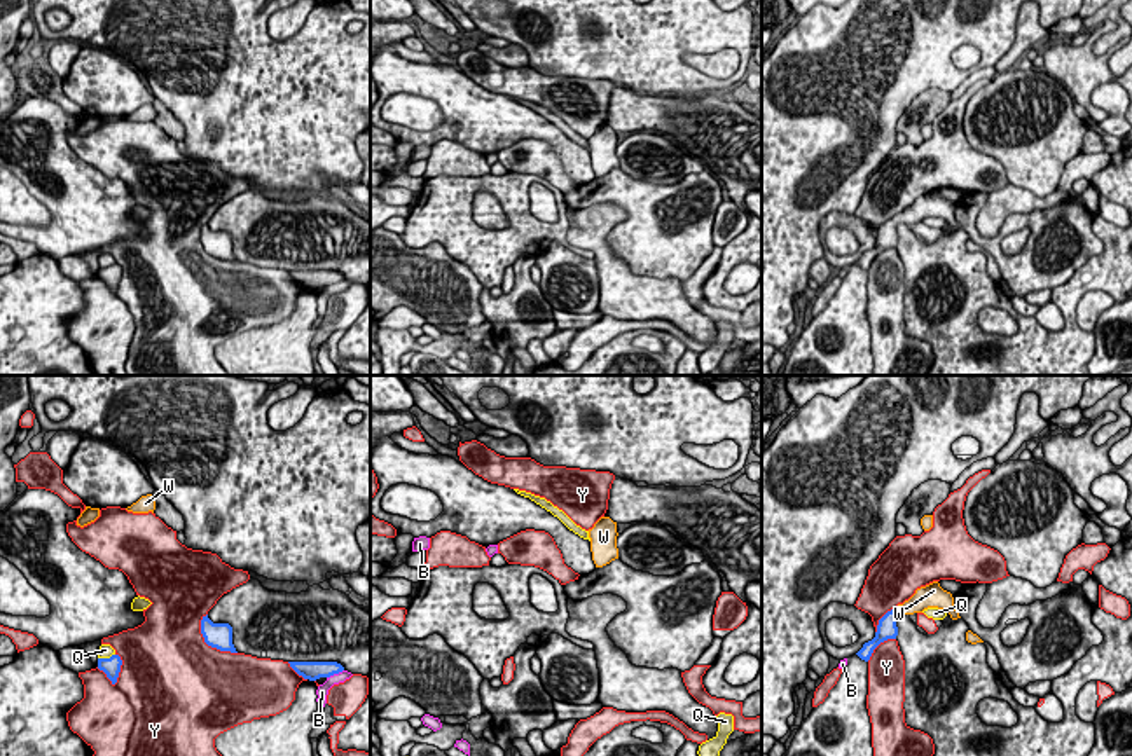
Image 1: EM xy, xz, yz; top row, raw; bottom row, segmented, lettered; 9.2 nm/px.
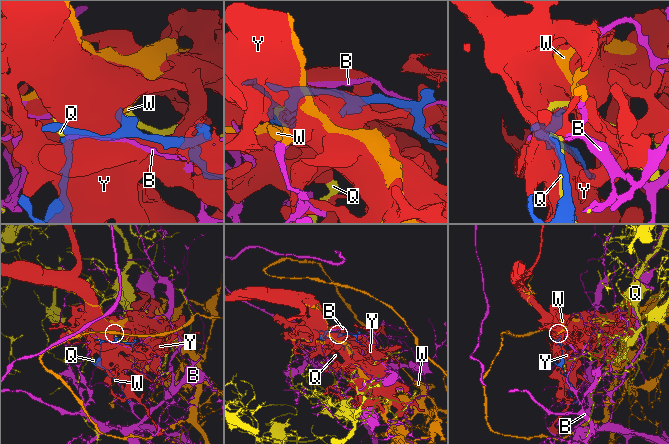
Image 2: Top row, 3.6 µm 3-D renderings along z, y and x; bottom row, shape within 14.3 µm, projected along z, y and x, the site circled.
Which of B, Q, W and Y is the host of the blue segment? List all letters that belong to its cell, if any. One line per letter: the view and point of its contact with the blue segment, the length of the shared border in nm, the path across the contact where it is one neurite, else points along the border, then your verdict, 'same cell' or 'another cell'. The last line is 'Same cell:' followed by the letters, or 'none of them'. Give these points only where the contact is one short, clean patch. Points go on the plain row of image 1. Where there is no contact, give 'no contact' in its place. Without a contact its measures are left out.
B: xy (334, 281) | 180 nm | another cell
Q: xy (105, 268) | 170 nm | another cell
W: yz (897, 220) | 70 nm | across yz (886, 238), (888, 229), (897, 220), (919, 210) | same cell
Y: xy (208, 254) | 480 nm | another cell
Same cell: W

